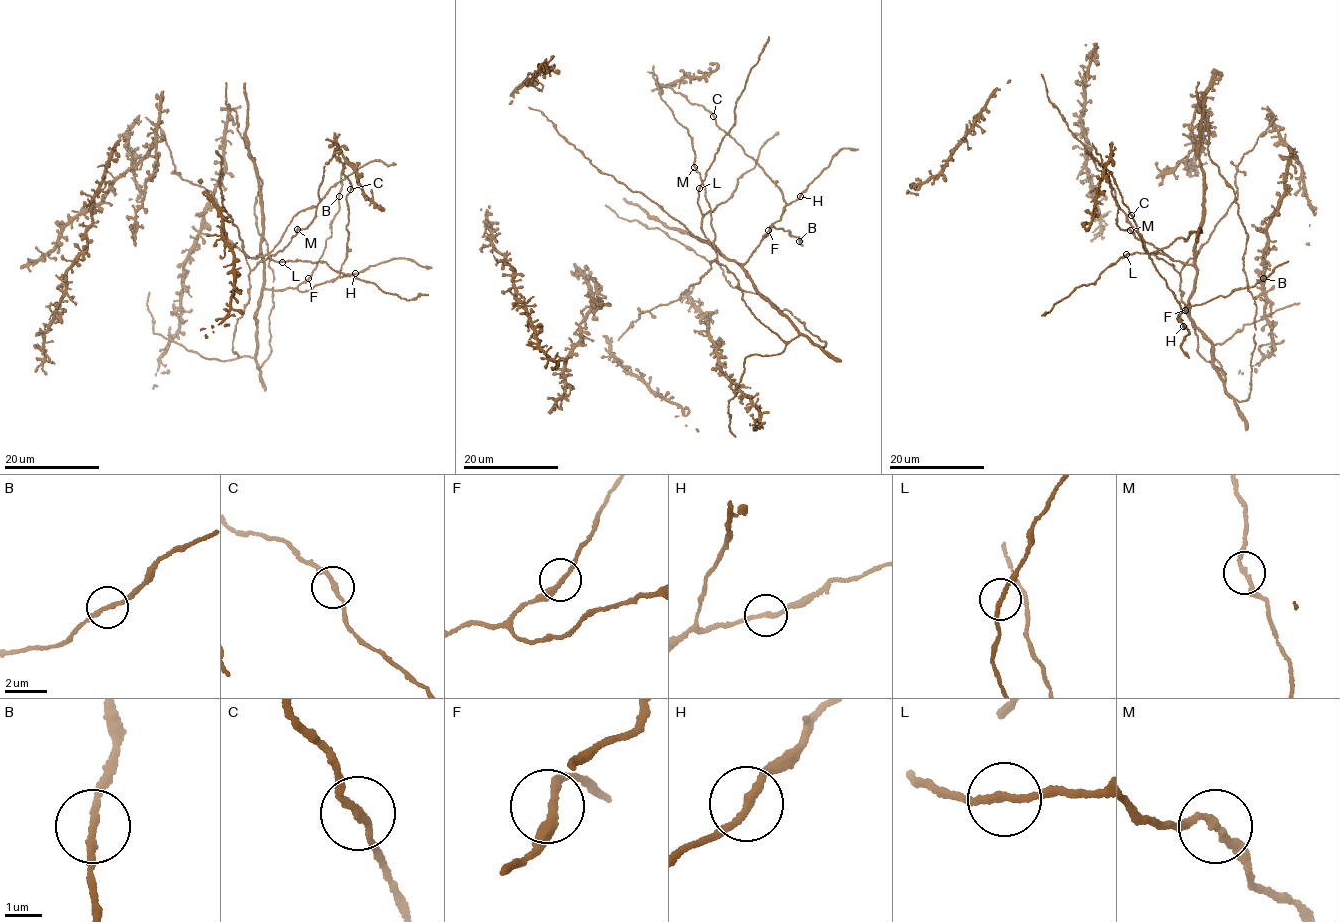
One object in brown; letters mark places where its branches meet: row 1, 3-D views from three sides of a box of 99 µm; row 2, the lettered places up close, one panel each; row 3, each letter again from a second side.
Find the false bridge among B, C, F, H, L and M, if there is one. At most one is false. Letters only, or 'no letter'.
no letter

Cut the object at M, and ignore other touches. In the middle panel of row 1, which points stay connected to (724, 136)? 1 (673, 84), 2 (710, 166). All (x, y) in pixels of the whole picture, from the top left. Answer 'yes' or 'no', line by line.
1: yes
2: yes

